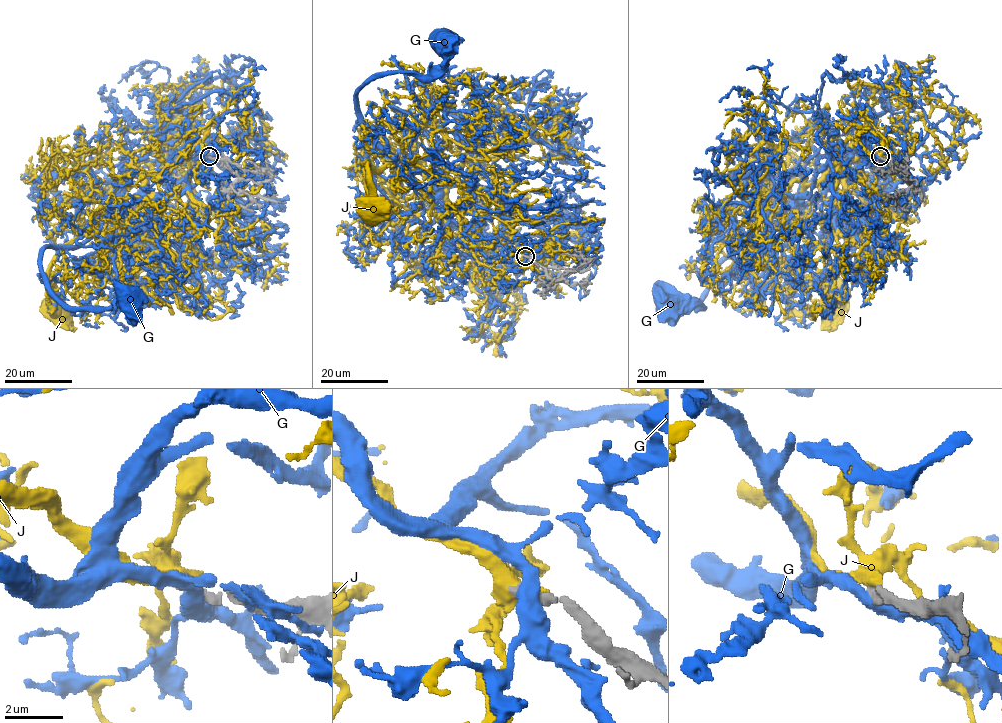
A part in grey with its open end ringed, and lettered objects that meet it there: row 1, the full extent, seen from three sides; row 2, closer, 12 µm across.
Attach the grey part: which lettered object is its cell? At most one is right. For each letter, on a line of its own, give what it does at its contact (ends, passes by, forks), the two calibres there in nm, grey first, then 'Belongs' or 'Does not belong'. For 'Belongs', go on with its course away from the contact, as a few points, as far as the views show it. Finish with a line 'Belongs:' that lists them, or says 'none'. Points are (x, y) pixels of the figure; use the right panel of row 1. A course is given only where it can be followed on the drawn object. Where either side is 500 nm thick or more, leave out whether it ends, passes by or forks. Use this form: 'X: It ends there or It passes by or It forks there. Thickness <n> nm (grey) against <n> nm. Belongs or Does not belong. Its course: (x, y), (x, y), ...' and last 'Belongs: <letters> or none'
G: Thickness 500 nm (grey) against 500 nm. Does not belong
J: Thickness 480 nm (grey) against 500 nm. Belongs. Its course: (880, 157), (861, 137), (803, 190), (788, 216), (788, 301), (799, 311), (832, 309)
Belongs: J

